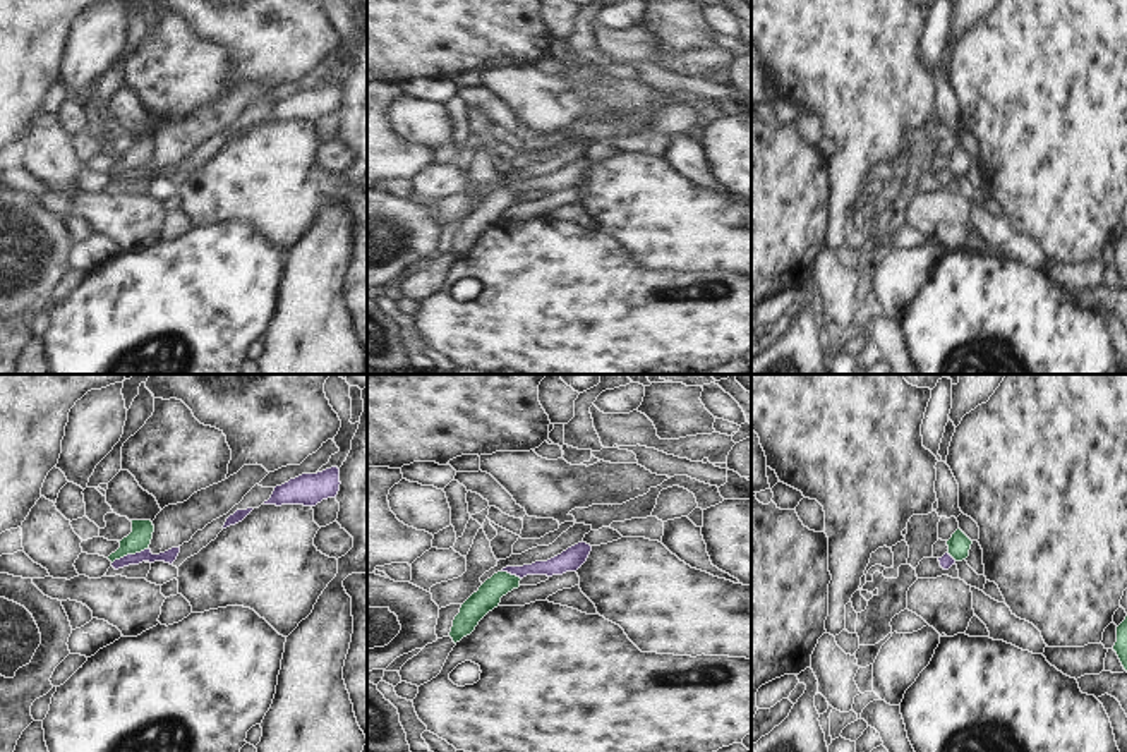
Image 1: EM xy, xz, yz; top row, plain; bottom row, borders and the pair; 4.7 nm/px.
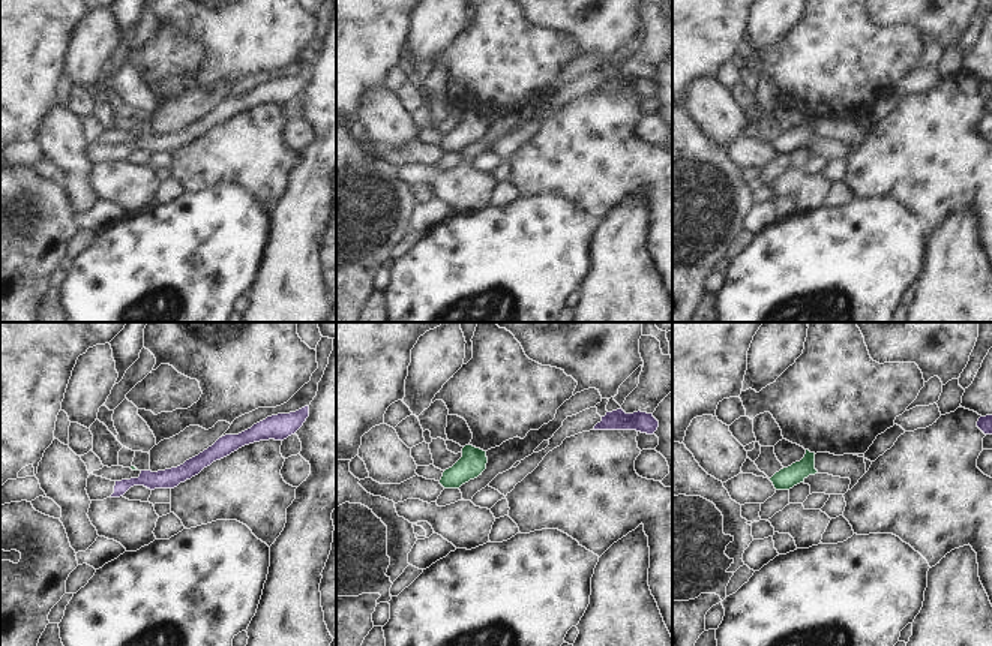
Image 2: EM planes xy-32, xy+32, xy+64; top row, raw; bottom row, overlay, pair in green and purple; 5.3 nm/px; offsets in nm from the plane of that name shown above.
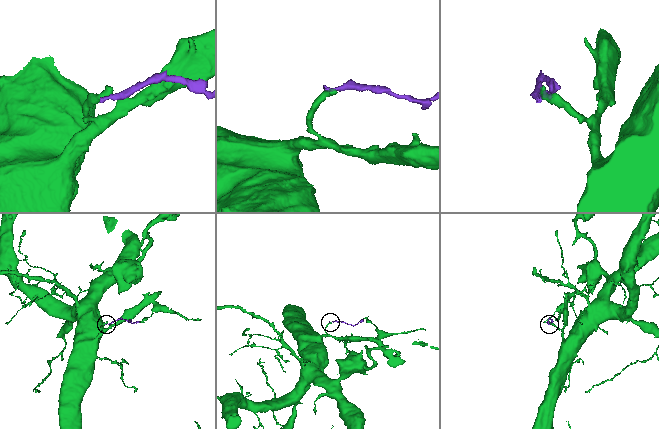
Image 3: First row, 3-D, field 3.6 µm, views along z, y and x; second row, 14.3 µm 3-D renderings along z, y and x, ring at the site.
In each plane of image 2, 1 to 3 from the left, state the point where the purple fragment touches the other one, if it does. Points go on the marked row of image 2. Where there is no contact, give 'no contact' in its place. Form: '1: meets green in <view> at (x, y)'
1: no contact
2: no contact
3: no contact

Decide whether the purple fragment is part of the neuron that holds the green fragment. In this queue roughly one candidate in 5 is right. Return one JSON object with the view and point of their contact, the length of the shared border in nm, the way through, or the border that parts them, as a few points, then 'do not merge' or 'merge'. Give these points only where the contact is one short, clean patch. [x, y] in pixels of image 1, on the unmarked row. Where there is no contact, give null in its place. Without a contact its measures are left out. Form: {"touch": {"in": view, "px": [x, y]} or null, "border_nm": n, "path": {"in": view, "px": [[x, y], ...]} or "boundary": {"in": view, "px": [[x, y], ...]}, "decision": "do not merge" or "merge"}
{"touch": {"in": "xy", "px": [129, 169]}, "border_nm": 190, "boundary": {"in": "xy", "px": [[148, 162], [127, 169], [112, 179]]}, "decision": "do not merge"}

